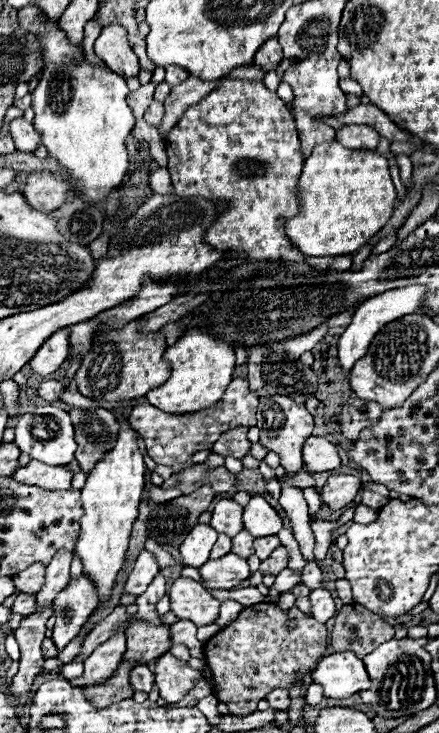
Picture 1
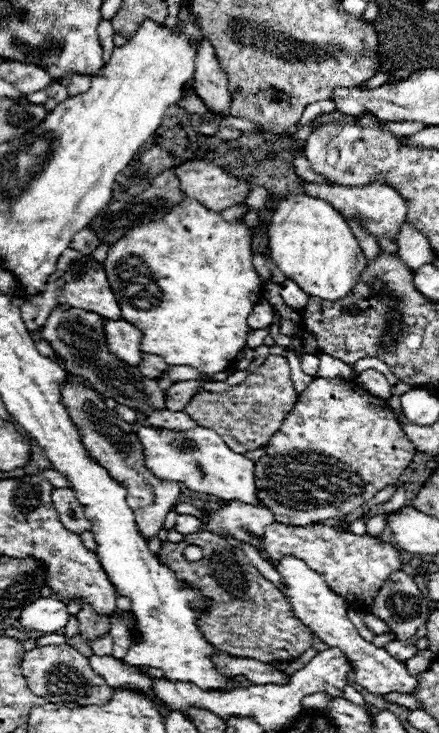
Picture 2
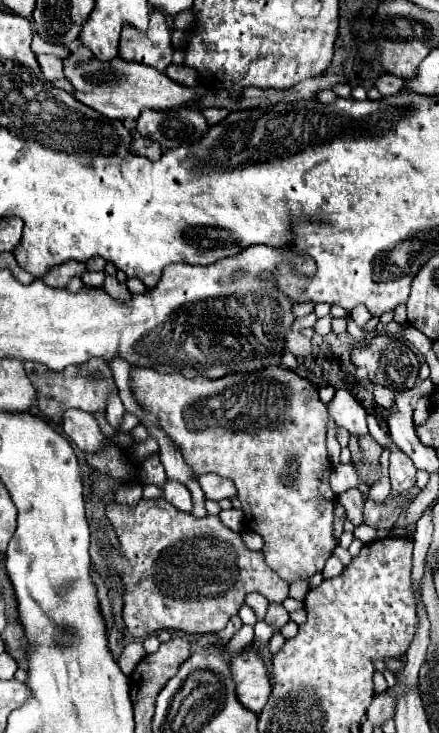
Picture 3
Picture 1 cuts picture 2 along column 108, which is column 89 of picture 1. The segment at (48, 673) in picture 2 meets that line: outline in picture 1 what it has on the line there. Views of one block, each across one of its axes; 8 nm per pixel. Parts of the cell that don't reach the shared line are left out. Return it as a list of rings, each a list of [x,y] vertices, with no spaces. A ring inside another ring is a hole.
[[[122,662],[118,672],[114,672],[114,676],[106,682],[106,684],[98,684],[98,686],[84,686],[86,698],[90,698],[90,702],[94,702],[94,706],[110,706],[114,702],[132,698],[134,690],[128,682],[132,664]]]

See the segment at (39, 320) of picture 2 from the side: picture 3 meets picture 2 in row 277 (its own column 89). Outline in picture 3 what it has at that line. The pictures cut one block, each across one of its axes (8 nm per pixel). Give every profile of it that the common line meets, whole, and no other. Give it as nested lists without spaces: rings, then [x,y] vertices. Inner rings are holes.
[[[78,46],[66,60],[64,60],[64,72],[66,78],[76,88],[76,98],[100,112],[102,116],[116,118],[116,120],[136,120],[144,108],[150,110],[166,110],[166,108],[182,108],[188,102],[200,100],[204,94],[202,86],[186,88],[182,84],[176,84],[164,72],[158,72],[156,68],[150,68],[146,64],[134,64],[126,62],[120,56],[112,60],[98,60],[88,48]]]

